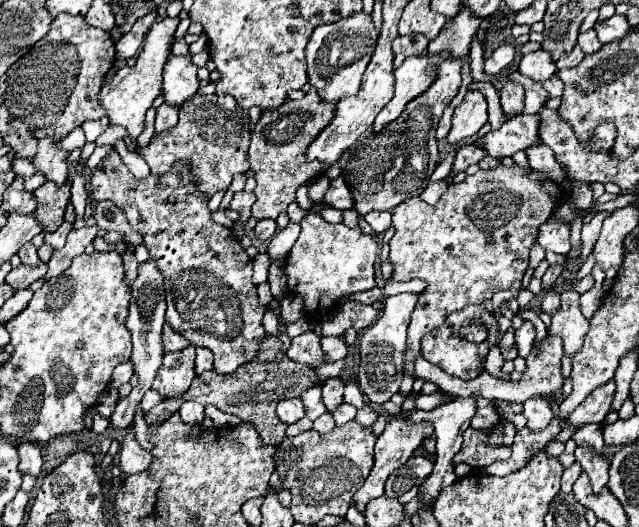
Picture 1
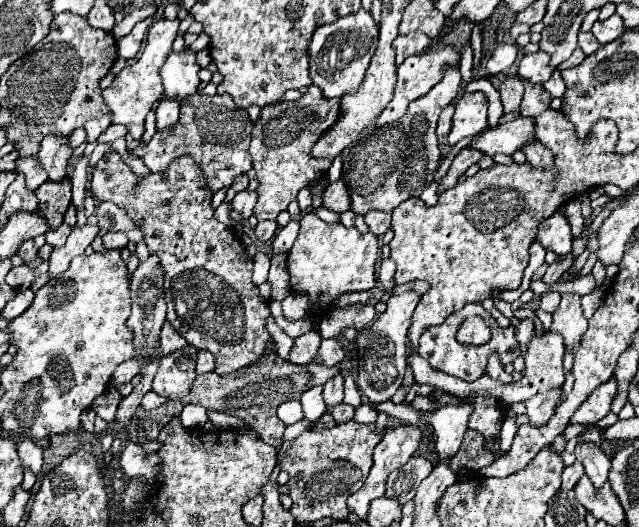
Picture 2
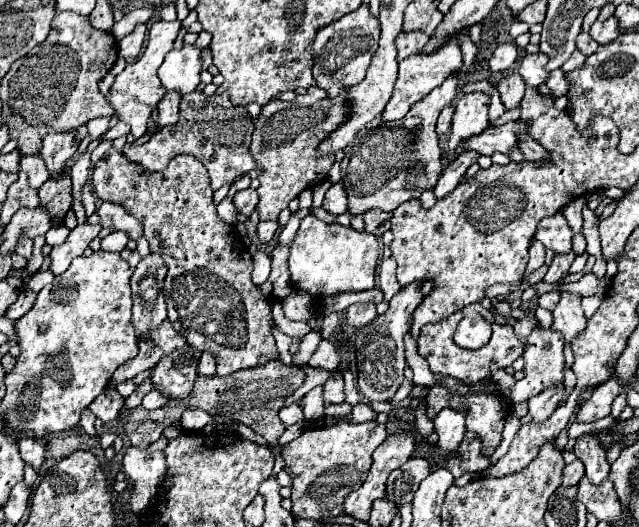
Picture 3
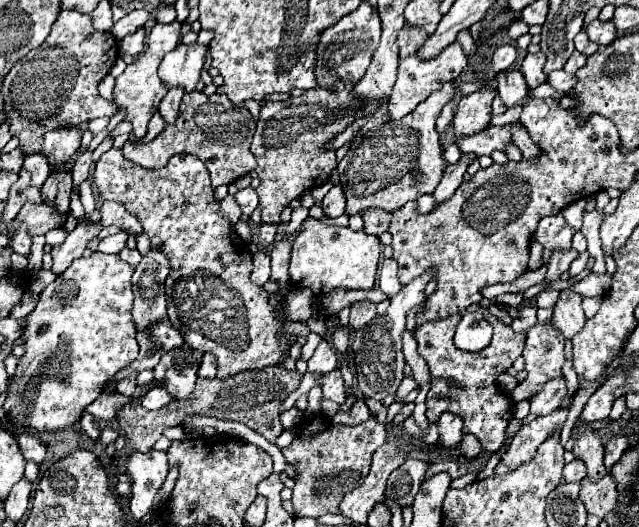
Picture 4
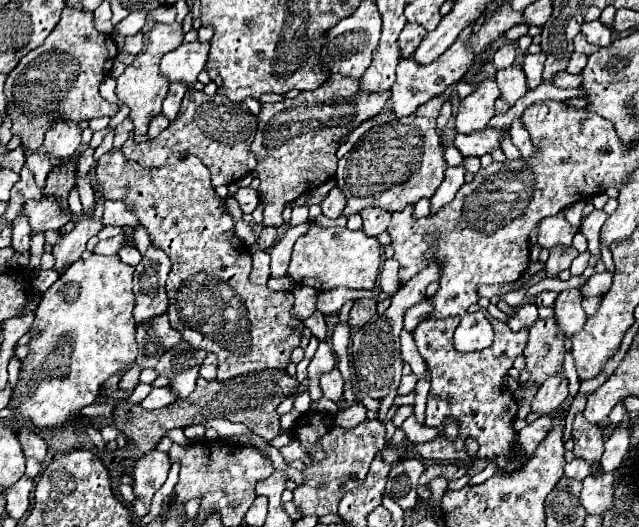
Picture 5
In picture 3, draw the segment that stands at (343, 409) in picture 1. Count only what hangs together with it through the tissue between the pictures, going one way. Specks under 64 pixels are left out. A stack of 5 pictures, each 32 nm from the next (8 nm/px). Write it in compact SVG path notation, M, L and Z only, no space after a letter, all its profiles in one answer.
M344 402L342 404L331 405L329 407L325 408L324 413L326 415L330 415L334 418L344 419L344 418L350 418L349 413L350 413L351 409L352 409L352 406L349 405L348 403Z

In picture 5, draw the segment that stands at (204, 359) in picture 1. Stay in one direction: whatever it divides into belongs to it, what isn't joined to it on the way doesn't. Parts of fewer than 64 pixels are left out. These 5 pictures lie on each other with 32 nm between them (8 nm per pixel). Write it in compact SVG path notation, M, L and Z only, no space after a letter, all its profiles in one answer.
M208 354L202 368L200 368L200 376L204 380L214 380L216 378L216 366L218 366L218 358L214 354Z

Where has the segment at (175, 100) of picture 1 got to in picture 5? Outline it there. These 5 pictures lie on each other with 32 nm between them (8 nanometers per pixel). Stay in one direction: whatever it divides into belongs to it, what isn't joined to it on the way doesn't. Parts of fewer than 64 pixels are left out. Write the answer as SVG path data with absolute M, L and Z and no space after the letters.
M190 42L180 44L176 50L168 52L160 62L160 72L168 76L168 80L184 80L190 88L196 82L196 76L204 68L208 60L210 44L208 42Z

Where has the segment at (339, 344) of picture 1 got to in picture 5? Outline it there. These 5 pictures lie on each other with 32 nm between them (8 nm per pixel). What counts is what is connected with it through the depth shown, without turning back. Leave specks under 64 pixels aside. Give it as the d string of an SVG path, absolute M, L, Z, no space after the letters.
M320 342L318 344L318 350L308 366L307 377L309 379L309 396L311 399L311 405L309 410L312 412L317 411L315 402L319 400L323 393L319 387L320 372L328 372L336 366L336 358L334 358L334 352L332 352L332 346L328 342Z

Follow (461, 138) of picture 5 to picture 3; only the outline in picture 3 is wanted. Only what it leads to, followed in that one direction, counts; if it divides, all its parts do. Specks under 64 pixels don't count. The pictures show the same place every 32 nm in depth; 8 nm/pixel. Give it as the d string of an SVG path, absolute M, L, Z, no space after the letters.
M522 120L508 122L504 126L490 126L484 132L480 132L472 138L466 138L462 142L462 148L464 150L474 150L474 152L484 154L484 156L492 156L494 152L508 154L508 150L518 146L516 136L520 132L528 132L528 124L524 124Z

